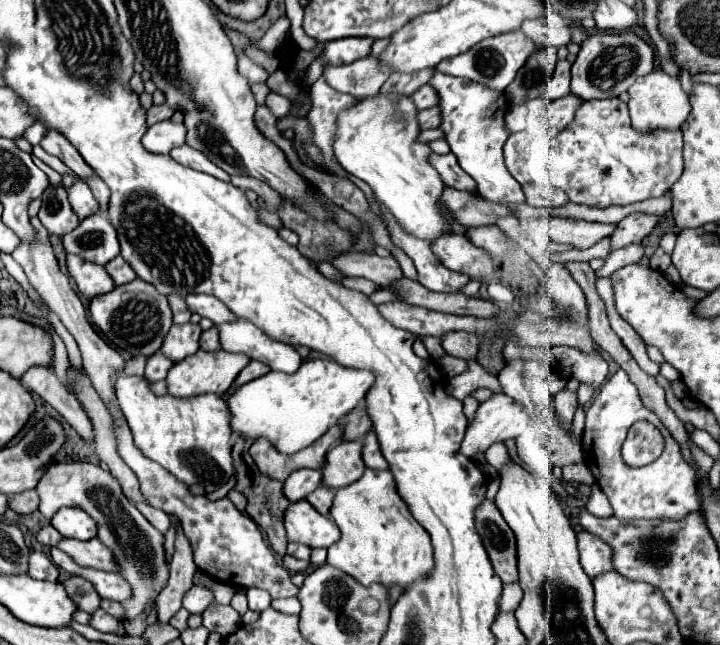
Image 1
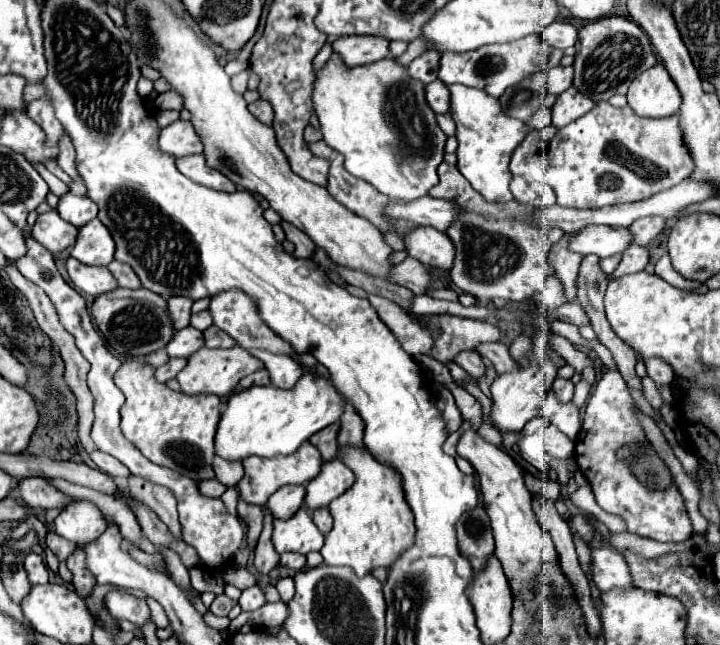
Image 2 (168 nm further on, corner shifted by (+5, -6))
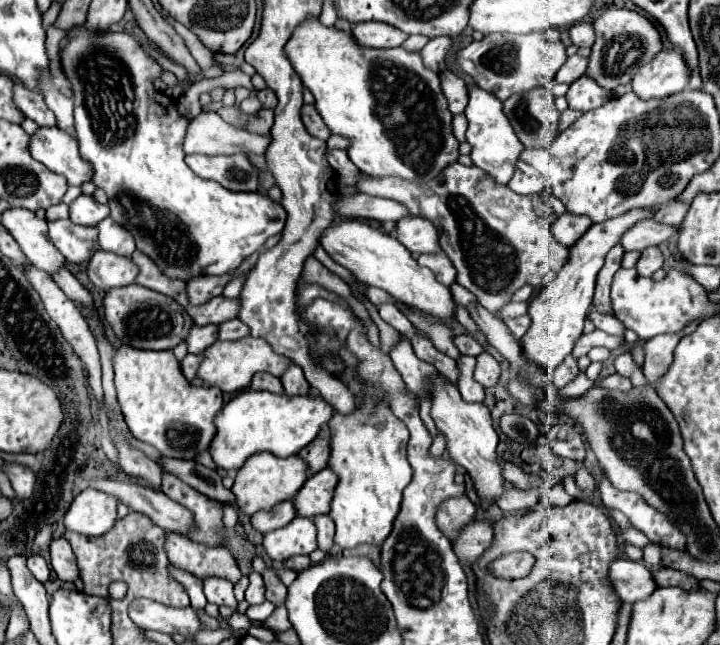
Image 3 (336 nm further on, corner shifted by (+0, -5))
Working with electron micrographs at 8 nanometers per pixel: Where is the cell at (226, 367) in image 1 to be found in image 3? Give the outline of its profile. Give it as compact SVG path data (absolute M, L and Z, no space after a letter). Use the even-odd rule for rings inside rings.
M244 337L242 341L216 341L202 355L204 355L204 359L202 359L202 365L196 375L204 381L204 385L218 387L224 393L234 393L234 391L246 389L250 385L254 373L258 373L258 371L268 371L278 377L286 369L286 365L290 365L290 361L286 361L286 357L278 357L266 341L254 339L254 337Z

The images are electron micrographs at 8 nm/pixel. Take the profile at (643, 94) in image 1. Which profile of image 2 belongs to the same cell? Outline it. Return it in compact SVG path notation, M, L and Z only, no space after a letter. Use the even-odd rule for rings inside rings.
M655 64L639 74L629 86L627 100L635 114L643 118L673 116L681 106L679 90L663 64Z

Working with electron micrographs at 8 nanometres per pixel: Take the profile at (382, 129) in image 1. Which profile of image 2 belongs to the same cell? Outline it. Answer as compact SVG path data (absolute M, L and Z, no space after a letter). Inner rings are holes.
M331 54L331 62L327 62L321 70L315 72L315 84L313 84L313 108L315 114L319 118L319 128L323 132L323 140L335 148L337 152L341 152L345 156L345 170L351 172L357 178L363 178L365 182L371 182L377 190L381 190L389 200L413 200L413 198L421 198L429 192L429 188L433 188L437 184L437 166L443 162L443 154L445 154L445 140L447 136L441 132L441 128L437 126L435 120L435 112L429 108L427 98L425 98L425 84L417 82L415 78L409 78L409 72L405 70L405 66L401 66L397 62L397 58L385 58L385 62L371 62L369 66L357 66L353 70L349 70L345 66L345 62L341 62L341 58L337 58L337 54Z

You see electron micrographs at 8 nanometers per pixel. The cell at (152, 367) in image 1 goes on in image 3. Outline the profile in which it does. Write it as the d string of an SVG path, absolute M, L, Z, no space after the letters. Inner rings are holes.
M190 353L180 361L180 369L188 381L192 381L196 377L196 369L198 369L200 361L202 361L202 355L190 355Z

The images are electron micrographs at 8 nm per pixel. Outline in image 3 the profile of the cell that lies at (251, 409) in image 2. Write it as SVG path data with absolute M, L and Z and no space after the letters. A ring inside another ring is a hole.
M246 389L218 413L218 433L210 445L210 455L222 469L240 469L244 461L258 451L270 451L278 457L296 455L318 435L332 415L334 407L318 393L288 397Z

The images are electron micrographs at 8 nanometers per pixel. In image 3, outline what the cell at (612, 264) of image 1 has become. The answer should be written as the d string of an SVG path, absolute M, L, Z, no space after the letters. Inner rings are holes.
M648 247L640 253L640 259L636 263L636 271L642 277L652 277L652 273L660 267L662 267L662 253L658 247Z

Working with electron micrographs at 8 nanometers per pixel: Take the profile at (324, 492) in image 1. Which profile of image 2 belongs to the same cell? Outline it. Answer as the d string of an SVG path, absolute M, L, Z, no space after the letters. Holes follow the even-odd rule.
M317 508L317 510L313 510L313 522L321 530L321 534L327 534L331 530L333 518L331 518L331 514L329 514L327 508Z

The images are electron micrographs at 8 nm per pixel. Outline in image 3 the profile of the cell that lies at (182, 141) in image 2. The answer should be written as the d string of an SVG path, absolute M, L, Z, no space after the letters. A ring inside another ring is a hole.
M200 113L190 121L184 137L184 153L202 155L234 155L246 149L254 153L264 153L270 145L270 137L258 137L242 133L228 125L218 113Z

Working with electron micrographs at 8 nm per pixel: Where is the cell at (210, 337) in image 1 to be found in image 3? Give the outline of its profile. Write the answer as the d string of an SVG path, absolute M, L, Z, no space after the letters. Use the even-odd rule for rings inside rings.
M230 319L230 321L224 321L218 325L218 339L220 341L238 341L246 335L248 335L248 329L246 329L246 325L242 325L242 321Z

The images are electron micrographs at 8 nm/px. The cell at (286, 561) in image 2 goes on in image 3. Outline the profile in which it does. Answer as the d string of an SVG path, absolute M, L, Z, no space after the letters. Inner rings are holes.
M296 555L296 557L290 557L284 565L286 565L286 569L292 569L292 571L300 573L300 571L308 569L312 565L312 561L310 561L308 555Z

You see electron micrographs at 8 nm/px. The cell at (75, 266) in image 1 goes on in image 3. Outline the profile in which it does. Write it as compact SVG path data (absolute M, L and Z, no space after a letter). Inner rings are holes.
M96 251L88 261L86 275L96 287L112 289L112 287L124 287L134 283L138 269L130 259L118 257L114 253Z

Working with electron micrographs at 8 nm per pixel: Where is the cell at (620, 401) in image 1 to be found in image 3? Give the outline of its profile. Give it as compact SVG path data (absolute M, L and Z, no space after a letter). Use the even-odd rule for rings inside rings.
M600 471L598 475L598 491L600 491L602 503L608 509L620 509L630 519L630 523L638 531L642 531L650 541L664 543L670 549L686 547L684 533L676 525L672 525L664 513L650 507L638 493L616 489L608 481L604 471Z

